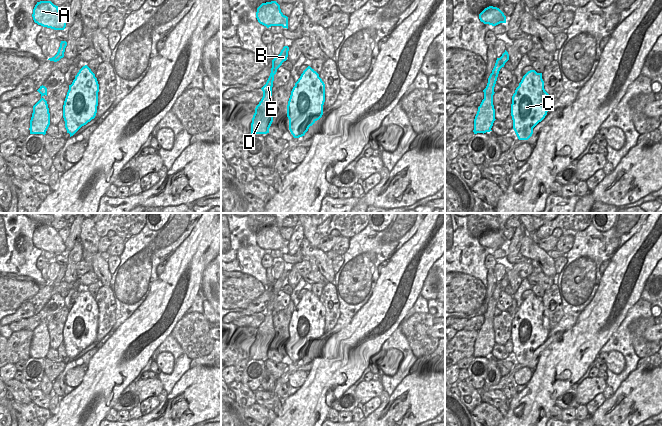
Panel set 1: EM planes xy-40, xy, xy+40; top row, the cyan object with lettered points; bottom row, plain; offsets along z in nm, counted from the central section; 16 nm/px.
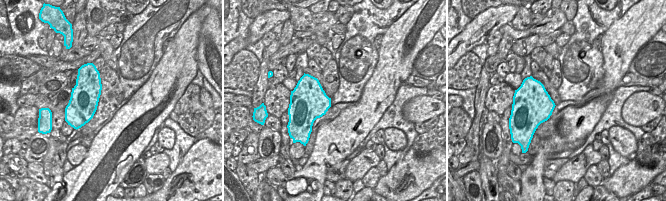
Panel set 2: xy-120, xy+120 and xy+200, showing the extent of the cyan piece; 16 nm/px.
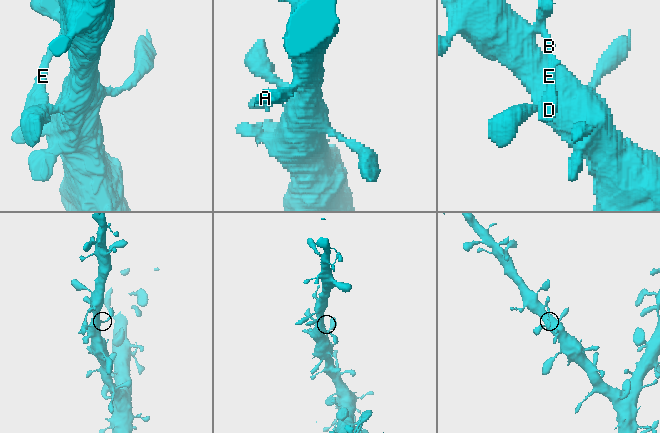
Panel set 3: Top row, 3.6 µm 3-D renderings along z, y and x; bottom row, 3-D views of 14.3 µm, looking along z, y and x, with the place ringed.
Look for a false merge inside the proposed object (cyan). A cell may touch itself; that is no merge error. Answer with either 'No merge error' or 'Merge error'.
No merge error.

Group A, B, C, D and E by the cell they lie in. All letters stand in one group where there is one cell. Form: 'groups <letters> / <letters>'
groups A B C D E

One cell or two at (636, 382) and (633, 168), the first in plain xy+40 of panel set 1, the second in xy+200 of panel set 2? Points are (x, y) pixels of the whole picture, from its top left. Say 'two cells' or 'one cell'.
one cell

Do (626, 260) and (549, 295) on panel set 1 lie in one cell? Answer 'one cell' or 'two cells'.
two cells

